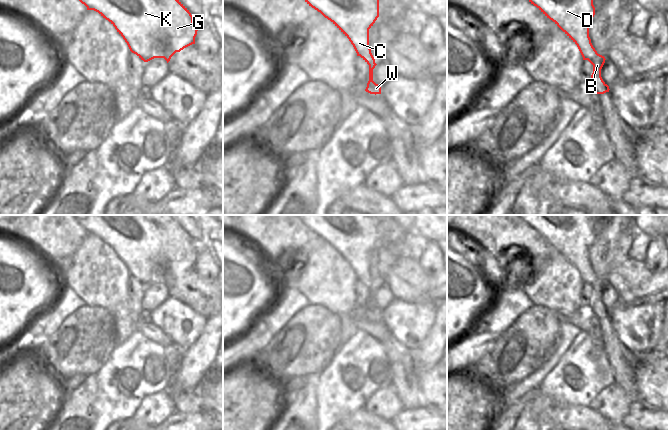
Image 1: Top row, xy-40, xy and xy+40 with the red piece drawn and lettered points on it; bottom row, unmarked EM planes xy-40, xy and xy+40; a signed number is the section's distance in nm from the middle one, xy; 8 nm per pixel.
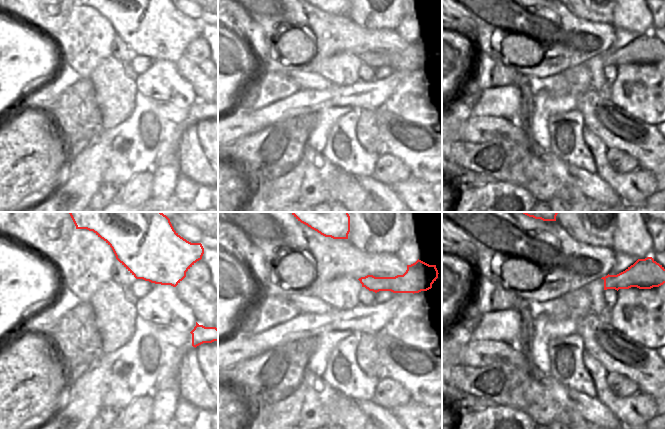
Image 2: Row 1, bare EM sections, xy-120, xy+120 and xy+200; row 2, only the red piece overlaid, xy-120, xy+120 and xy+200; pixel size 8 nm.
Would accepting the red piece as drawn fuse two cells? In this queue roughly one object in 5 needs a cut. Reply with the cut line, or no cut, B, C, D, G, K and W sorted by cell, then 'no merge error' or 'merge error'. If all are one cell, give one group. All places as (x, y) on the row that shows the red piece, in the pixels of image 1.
cut none; groups B C D G K W; no merge error

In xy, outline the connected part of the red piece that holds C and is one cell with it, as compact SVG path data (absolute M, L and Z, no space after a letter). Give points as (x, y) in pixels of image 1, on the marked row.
M305 0L305 2L330 20L351 42L357 56L369 65L369 81L365 89L370 94L381 94L381 86L373 81L373 69L377 65L369 47L369 29L379 17L379 0Z

